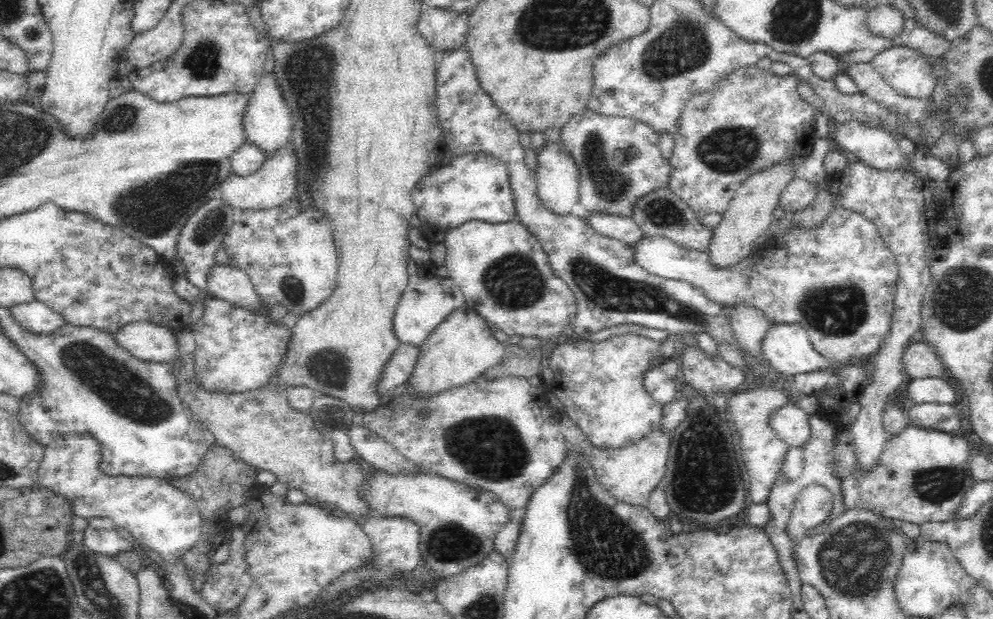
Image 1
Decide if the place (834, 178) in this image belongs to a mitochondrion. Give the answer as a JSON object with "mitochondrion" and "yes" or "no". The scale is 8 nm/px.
{"mitochondrion":"no"}

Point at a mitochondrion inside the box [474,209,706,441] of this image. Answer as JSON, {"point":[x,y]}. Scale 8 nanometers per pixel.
{"point":[514,282]}

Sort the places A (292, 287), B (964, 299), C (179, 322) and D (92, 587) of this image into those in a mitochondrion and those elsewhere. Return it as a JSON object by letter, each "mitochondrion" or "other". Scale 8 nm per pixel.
{"A":"mitochondrion","B":"mitochondrion","C":"other","D":"mitochondrion"}

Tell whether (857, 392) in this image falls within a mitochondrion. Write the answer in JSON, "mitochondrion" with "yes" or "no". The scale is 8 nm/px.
{"mitochondrion":"no"}

